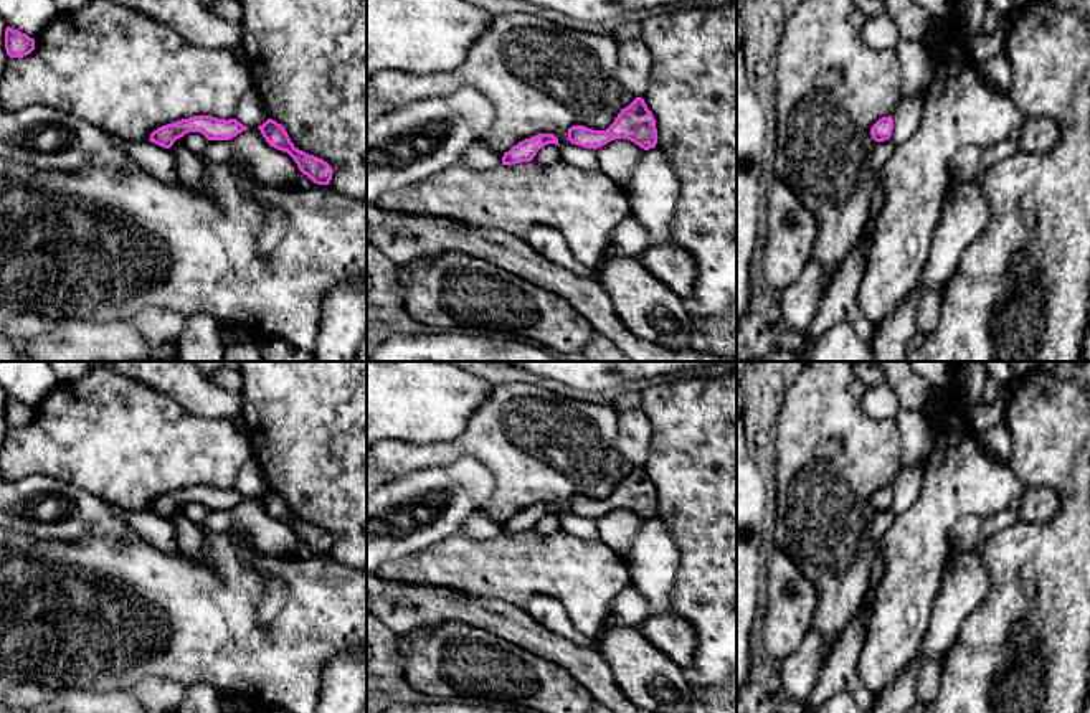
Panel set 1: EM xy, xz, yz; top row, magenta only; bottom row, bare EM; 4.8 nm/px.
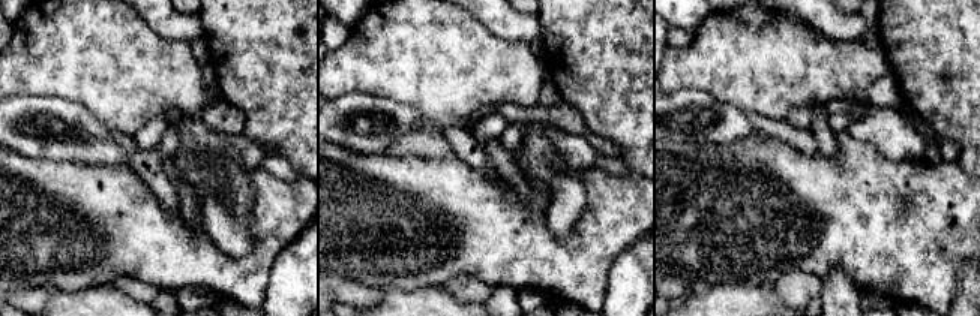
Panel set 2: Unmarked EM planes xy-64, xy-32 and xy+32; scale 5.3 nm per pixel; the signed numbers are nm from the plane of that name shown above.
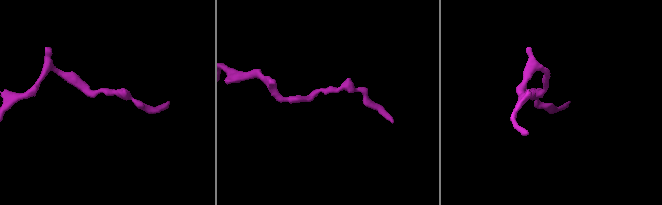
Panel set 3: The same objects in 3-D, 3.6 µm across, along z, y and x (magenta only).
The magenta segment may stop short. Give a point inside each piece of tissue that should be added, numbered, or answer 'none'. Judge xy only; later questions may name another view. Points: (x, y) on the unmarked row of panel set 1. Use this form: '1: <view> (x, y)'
none

